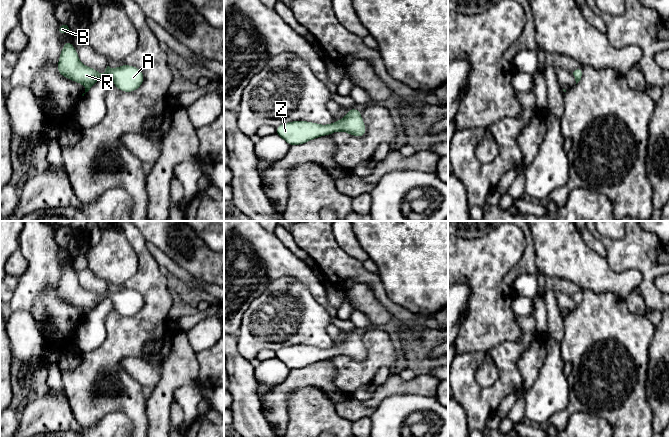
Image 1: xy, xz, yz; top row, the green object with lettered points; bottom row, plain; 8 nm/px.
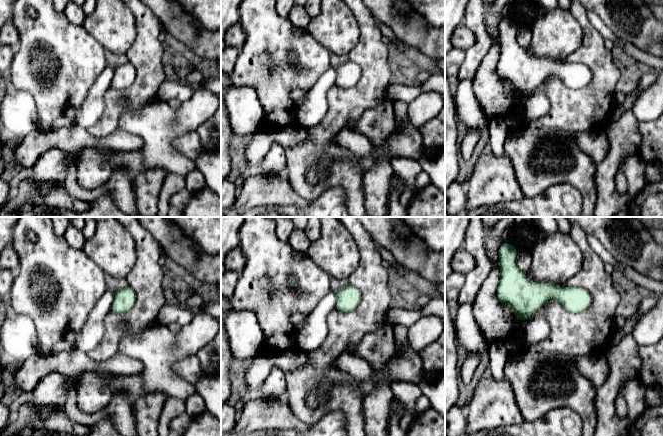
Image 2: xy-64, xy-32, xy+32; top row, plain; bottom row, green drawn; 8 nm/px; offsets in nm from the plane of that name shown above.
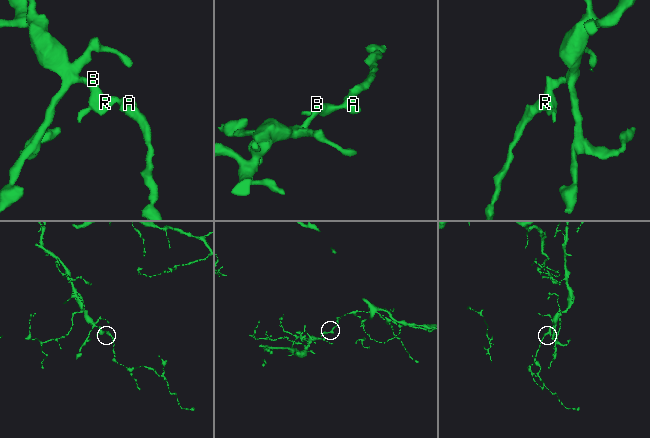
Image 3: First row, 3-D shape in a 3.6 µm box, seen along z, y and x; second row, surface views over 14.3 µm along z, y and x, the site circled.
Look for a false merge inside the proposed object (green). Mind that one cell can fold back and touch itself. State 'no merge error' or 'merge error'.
no merge error

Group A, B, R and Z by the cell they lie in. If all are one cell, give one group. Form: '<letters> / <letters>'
A B R Z

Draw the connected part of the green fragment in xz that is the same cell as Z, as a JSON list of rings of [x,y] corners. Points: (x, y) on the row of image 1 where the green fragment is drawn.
[[[350,108],[348,114],[336,123],[320,125],[307,121],[292,121],[276,127],[276,134],[290,146],[304,144],[320,136],[336,131],[347,132],[353,136],[365,136],[366,127],[361,118],[361,111]]]

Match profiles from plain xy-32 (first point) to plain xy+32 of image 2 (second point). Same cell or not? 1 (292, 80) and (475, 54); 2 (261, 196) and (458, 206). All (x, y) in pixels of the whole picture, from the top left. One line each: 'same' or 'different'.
1: same
2: different

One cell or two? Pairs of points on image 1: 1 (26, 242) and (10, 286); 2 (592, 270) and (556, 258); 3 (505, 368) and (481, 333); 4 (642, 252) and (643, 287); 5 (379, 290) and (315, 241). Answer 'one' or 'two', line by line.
1: two
2: one
3: two
4: one
5: one

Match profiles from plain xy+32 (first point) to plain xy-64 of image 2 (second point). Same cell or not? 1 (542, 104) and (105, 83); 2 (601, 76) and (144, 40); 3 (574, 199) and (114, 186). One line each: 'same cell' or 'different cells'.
1: same cell
2: same cell
3: different cells

